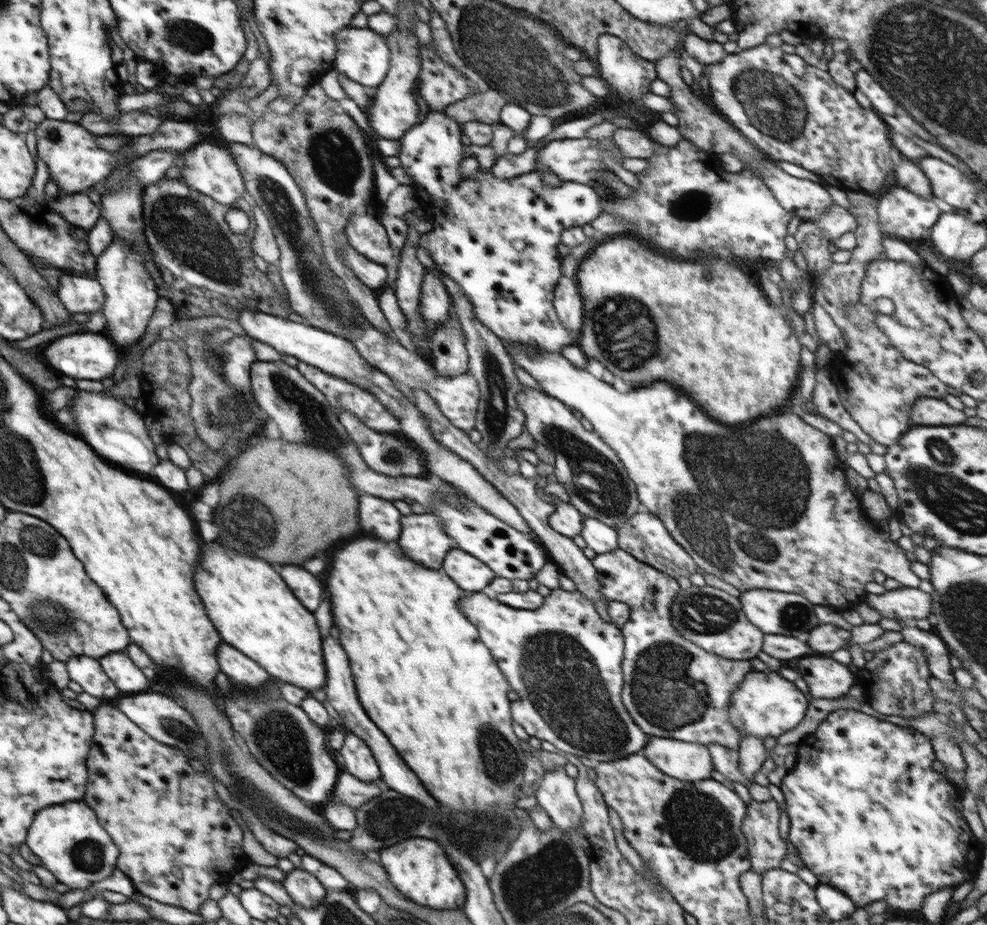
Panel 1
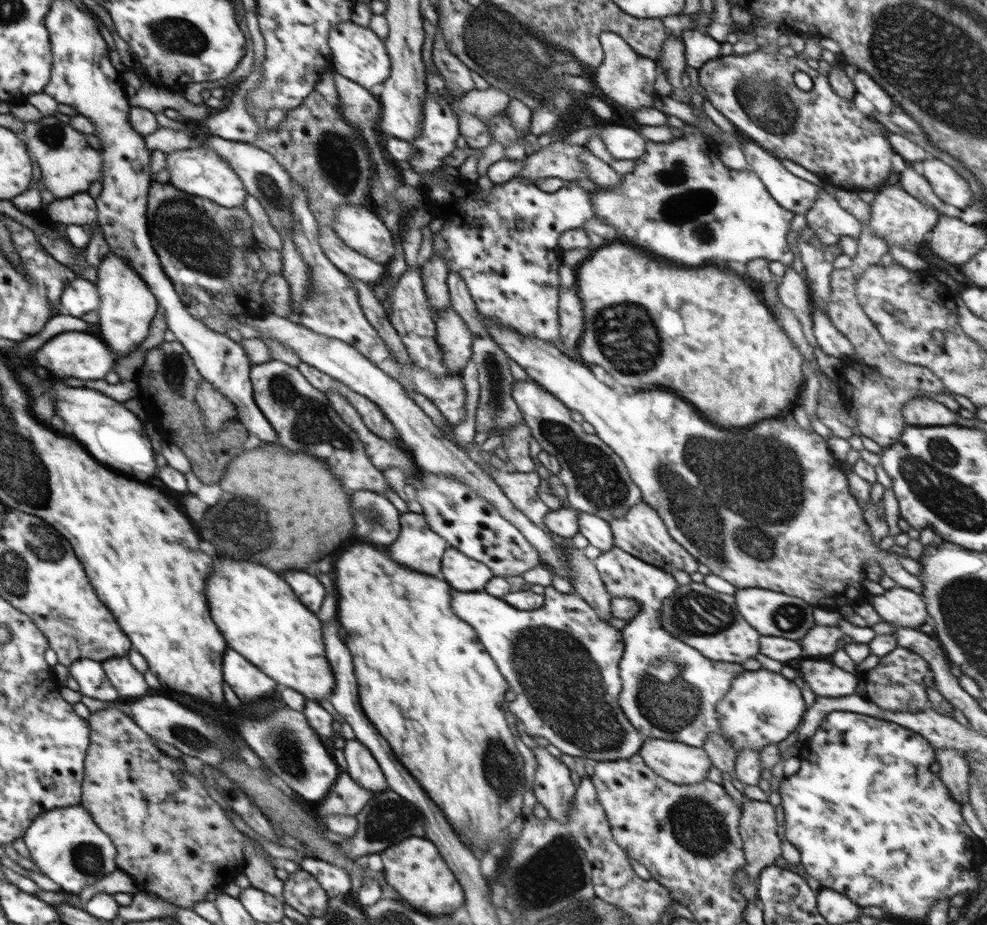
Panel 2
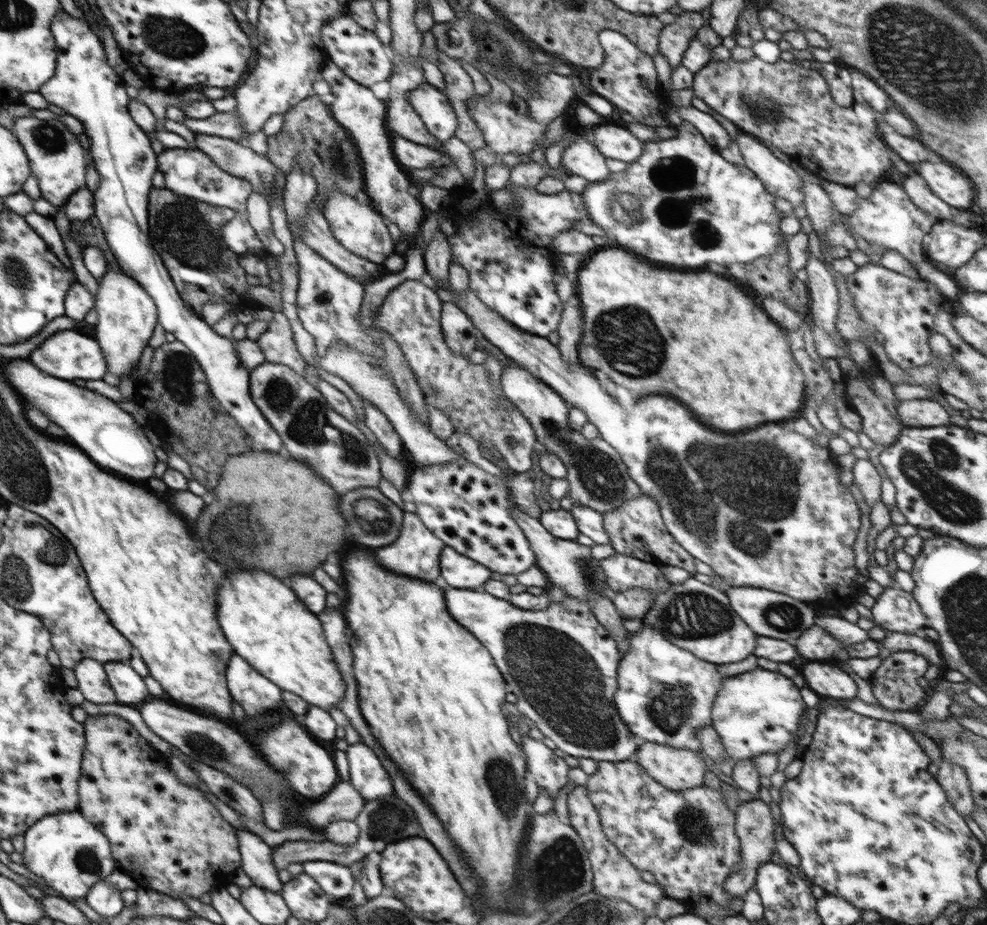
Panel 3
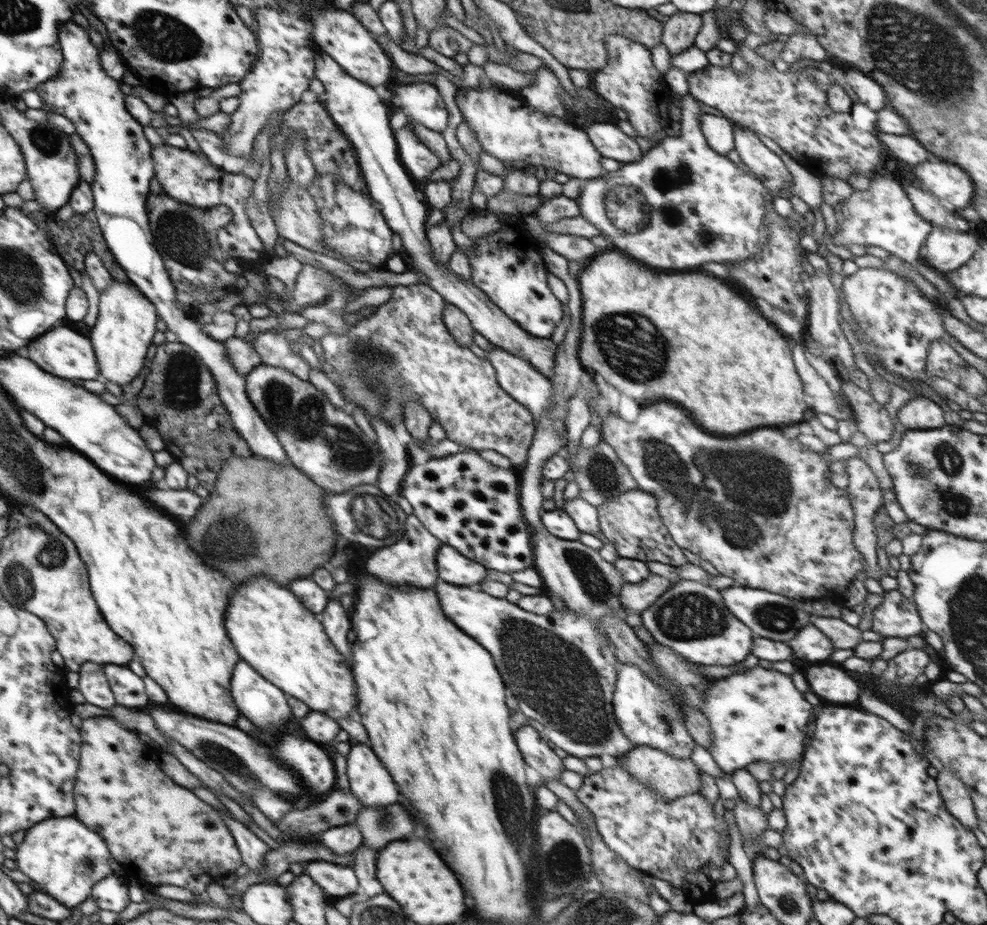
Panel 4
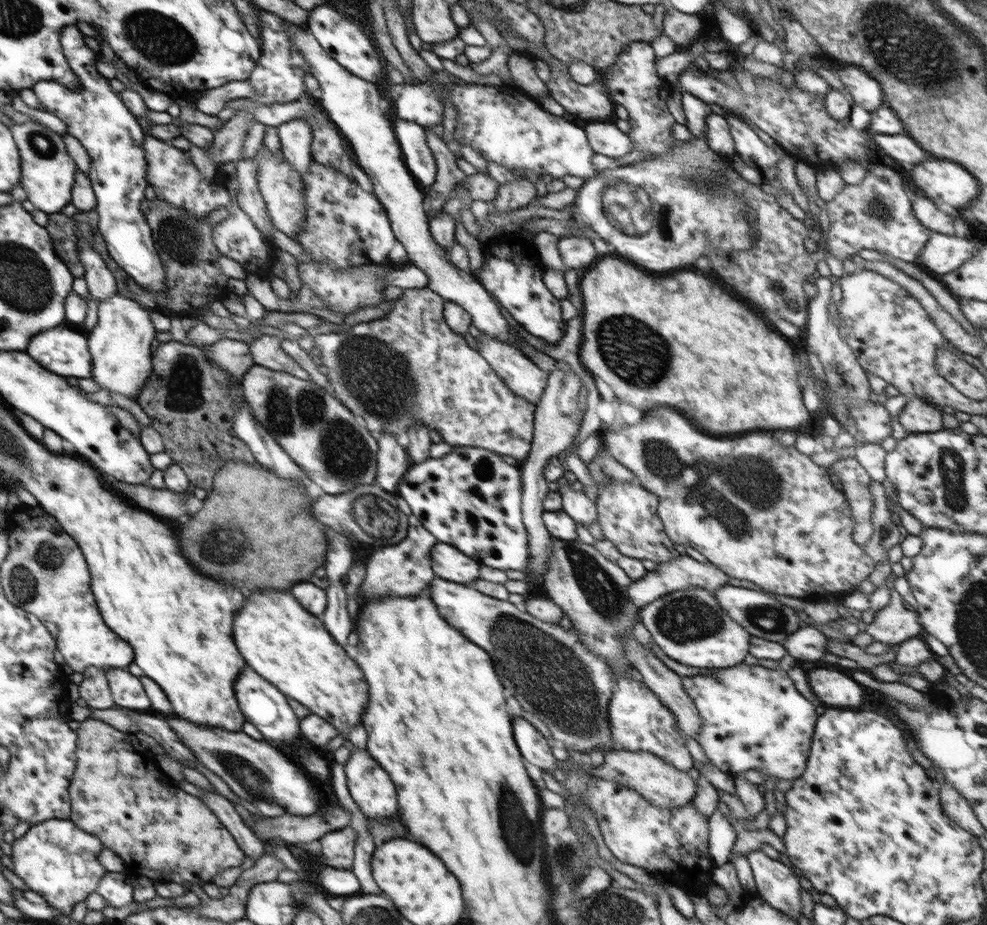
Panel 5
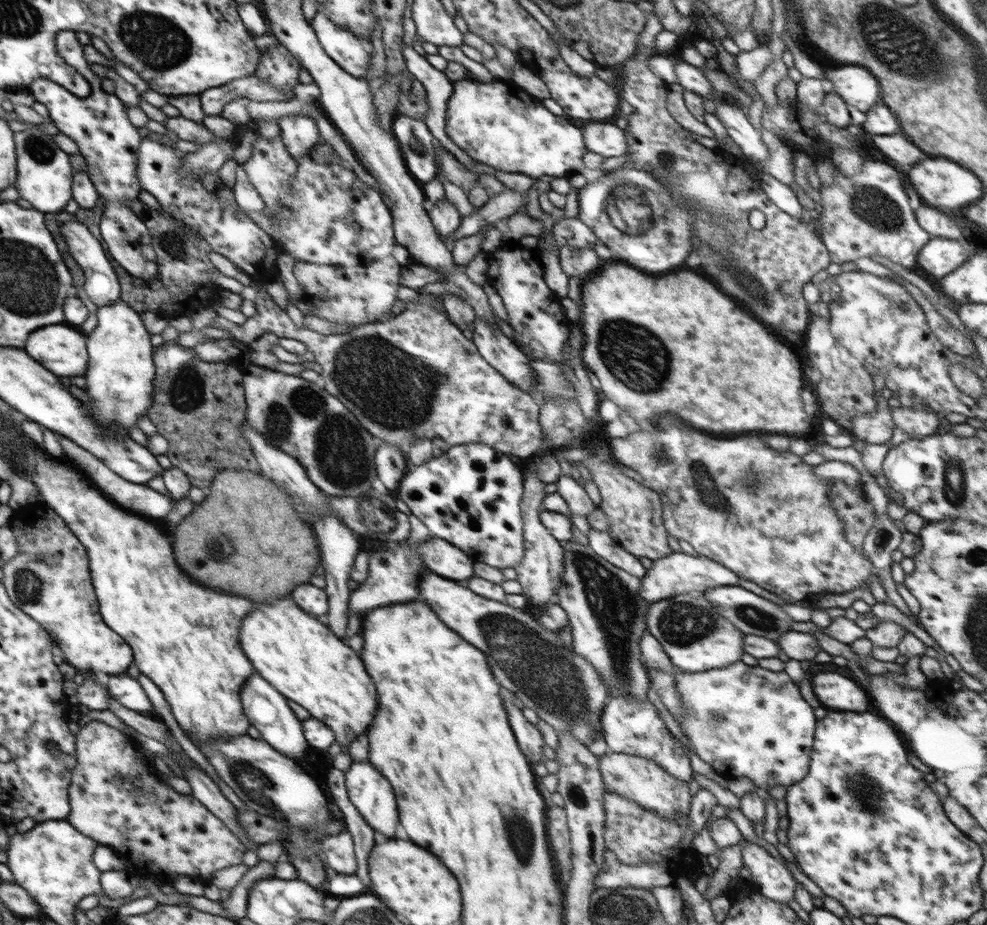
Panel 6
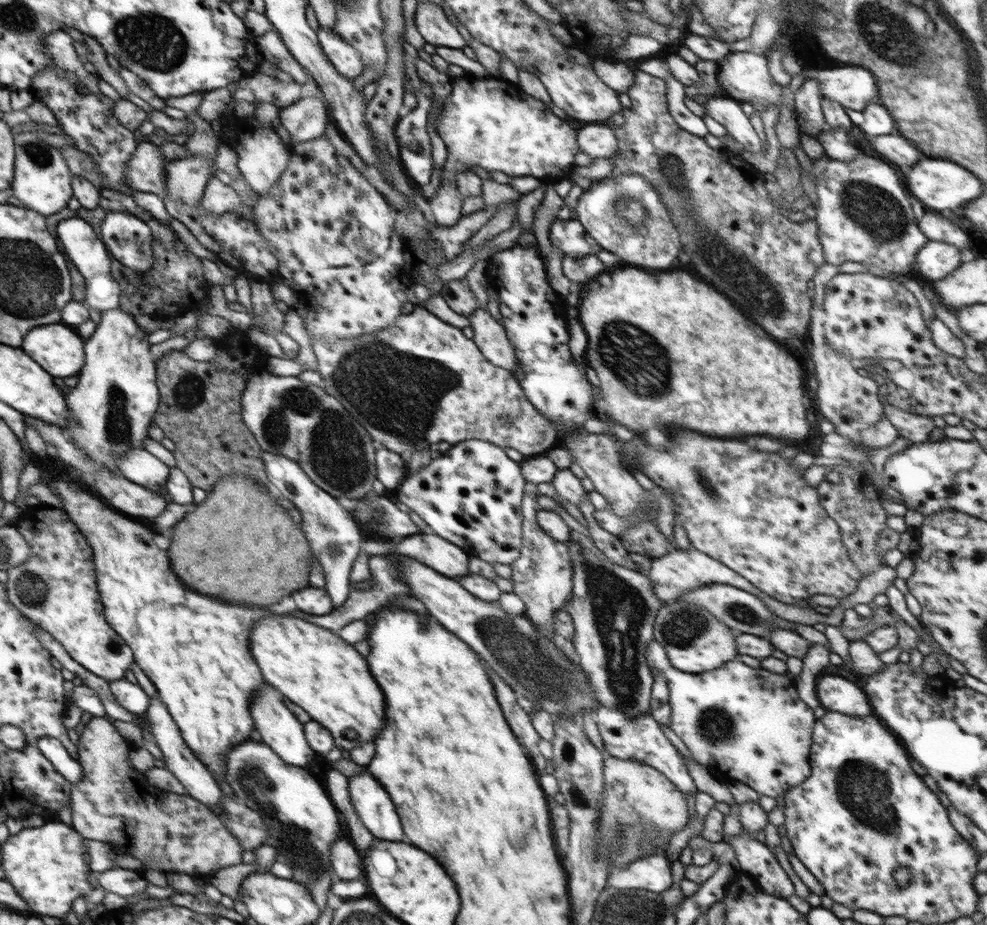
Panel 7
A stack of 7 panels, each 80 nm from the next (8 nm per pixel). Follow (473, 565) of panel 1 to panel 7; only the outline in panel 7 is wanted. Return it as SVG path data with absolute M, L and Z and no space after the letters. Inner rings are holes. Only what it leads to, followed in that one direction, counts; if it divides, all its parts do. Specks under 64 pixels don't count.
M430 532L412 534L404 538L398 546L392 541L384 543L380 541L380 538L373 541L367 536L362 550L368 556L373 552L384 555L400 554L408 558L415 558L418 562L448 578L458 579L471 574L468 571L469 556L464 550Z

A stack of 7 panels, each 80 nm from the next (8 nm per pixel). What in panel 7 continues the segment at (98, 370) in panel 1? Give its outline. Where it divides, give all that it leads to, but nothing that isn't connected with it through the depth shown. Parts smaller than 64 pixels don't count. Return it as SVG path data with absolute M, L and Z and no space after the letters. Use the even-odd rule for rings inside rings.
M66 324L38 326L24 336L22 350L58 378L78 376L84 366L84 340Z

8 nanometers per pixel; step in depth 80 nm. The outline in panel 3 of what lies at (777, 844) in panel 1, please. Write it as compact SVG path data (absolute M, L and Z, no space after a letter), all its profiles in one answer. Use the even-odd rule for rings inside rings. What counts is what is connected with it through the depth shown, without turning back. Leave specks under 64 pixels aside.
M760 798L741 803L736 809L735 816L735 831L740 841L742 863L740 863L740 871L731 874L723 882L723 889L734 897L743 897L748 890L754 888L758 867L770 861L776 851L774 839L776 824L770 807Z

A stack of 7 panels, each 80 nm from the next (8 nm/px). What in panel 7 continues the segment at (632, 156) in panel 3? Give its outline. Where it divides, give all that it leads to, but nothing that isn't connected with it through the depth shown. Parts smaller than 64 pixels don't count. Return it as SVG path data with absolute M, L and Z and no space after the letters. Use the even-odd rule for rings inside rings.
M590 123L578 130L577 145L579 152L588 154L593 159L606 159L618 148L616 133L611 123Z

